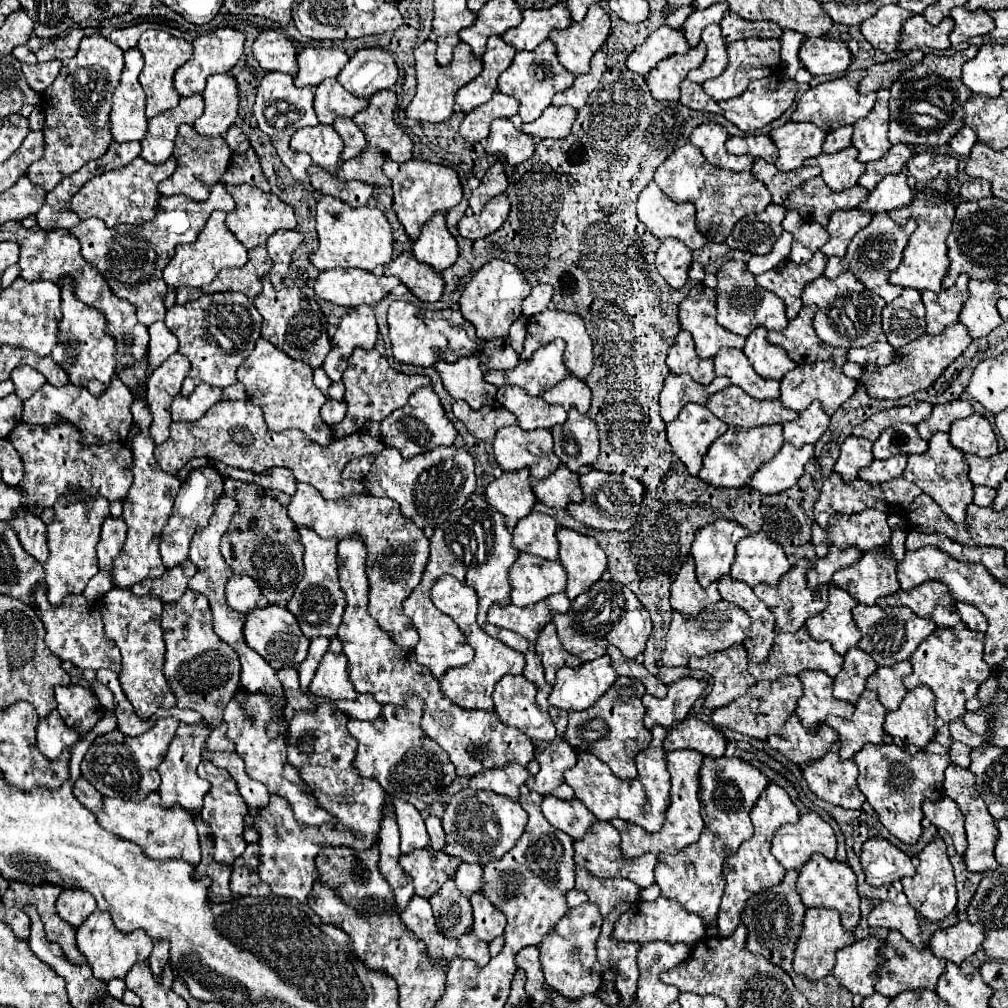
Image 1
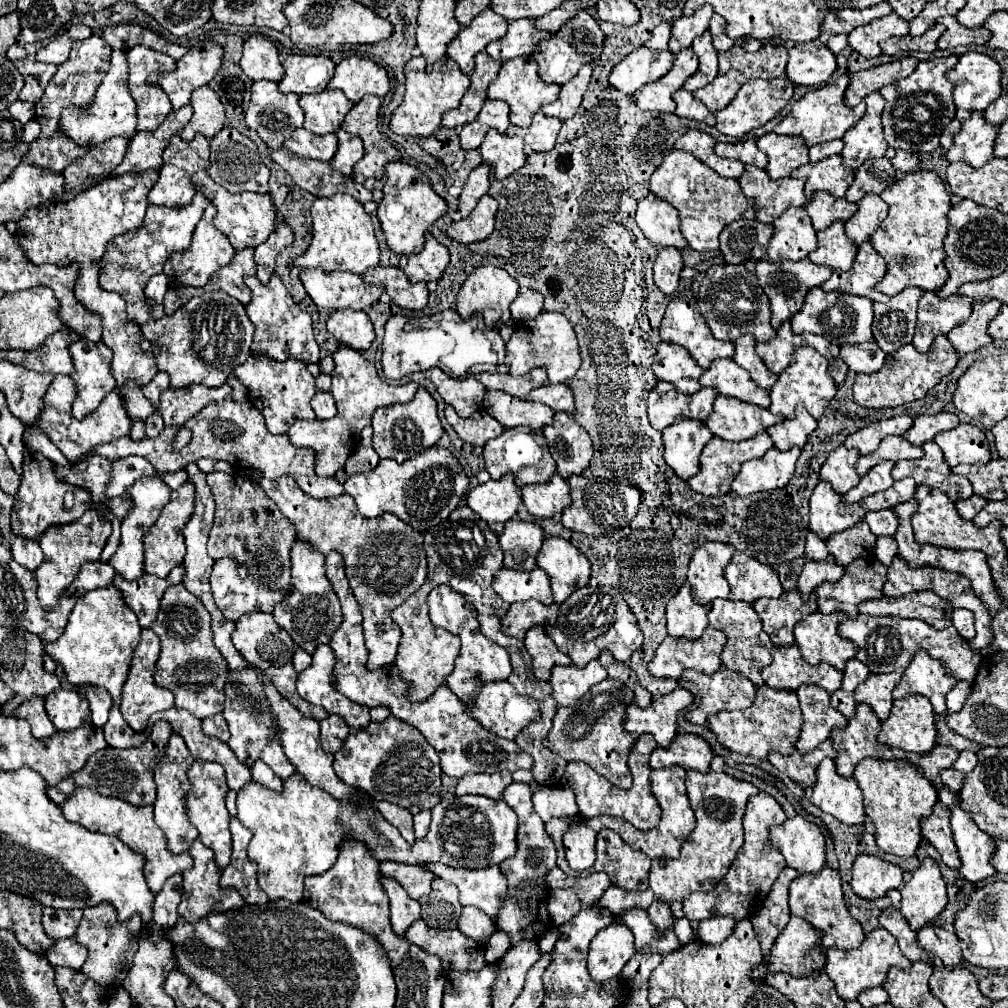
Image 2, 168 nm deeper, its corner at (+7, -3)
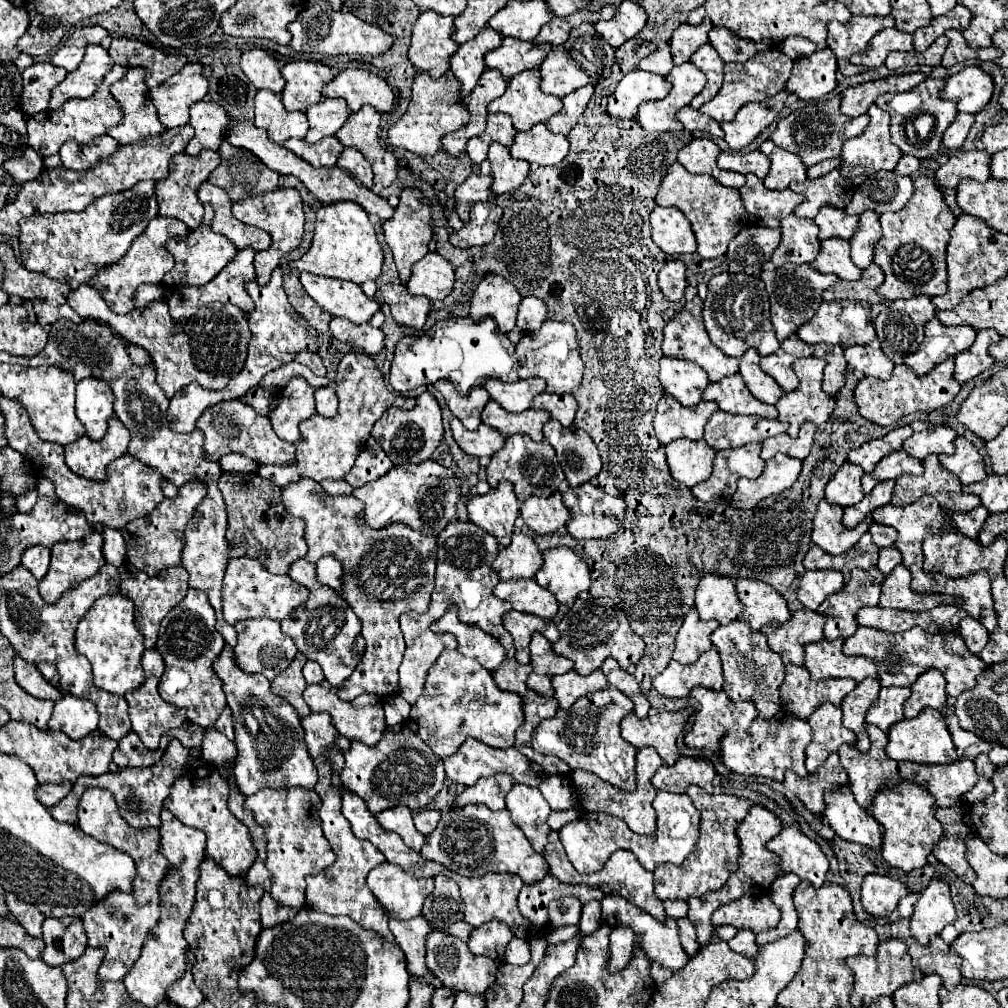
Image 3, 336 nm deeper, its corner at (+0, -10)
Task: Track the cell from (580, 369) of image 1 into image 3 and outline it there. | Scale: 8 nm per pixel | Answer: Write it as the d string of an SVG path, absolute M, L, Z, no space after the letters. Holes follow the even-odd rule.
M547 319L539 331L525 333L515 351L519 365L519 377L541 377L547 381L547 393L573 393L579 387L583 375L583 361L579 357L579 343L571 323L559 323Z

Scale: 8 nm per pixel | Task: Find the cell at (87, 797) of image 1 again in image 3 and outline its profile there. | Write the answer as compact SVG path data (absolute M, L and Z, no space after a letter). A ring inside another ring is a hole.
M43 783L43 785L39 785L35 789L35 795L37 795L37 799L45 807L53 807L53 805L57 805L71 791L71 787L73 787L71 783L59 783L59 785L55 785L55 783Z

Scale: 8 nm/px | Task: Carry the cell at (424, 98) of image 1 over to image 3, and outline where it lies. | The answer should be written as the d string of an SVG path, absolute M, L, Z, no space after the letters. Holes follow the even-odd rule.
M449 71L441 79L431 79L427 73L419 73L413 81L413 97L405 115L389 129L389 143L403 147L415 155L435 155L441 149L441 137L453 133L469 123L467 107L459 99L459 81Z

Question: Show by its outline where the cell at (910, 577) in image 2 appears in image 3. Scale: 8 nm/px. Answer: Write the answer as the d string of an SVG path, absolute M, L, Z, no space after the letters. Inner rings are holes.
M897 565L891 575L885 577L881 585L881 599L879 607L885 609L901 609L901 611L927 611L937 605L953 603L957 605L955 597L947 595L919 595L911 591L911 573L905 565Z

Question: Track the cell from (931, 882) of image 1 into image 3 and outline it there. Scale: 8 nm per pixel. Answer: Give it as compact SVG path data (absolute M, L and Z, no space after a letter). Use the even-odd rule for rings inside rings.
M933 879L929 887L921 893L913 917L911 917L911 937L923 945L929 943L931 935L939 935L945 925L957 919L949 887Z

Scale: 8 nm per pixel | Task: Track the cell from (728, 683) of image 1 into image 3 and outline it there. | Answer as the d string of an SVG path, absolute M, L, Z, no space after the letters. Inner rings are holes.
M695 687L695 691L691 691L691 697L699 701L701 711L695 713L695 723L693 723L691 731L683 739L687 747L709 749L709 751L717 753L719 751L719 743L721 743L721 739L723 739L723 735L727 731L747 729L753 723L753 719L757 717L757 709L755 709L755 705L751 701L731 701L723 691L715 693L715 691L705 689L705 687Z

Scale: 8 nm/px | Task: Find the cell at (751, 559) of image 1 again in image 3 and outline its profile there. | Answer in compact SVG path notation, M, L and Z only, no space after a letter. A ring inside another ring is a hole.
M739 579L735 583L739 601L745 605L743 619L751 629L761 629L763 625L783 625L791 613L785 599L763 581Z

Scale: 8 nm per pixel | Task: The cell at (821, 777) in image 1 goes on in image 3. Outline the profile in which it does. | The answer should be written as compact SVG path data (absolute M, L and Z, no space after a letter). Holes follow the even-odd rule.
M839 787L839 791L829 791L825 795L825 817L831 829L845 841L853 841L871 849L881 847L881 827L879 823L857 805L849 787Z

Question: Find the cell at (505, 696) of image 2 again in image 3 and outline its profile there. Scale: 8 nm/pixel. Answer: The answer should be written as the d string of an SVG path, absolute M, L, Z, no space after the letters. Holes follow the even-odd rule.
M457 649L443 651L443 655L439 655L439 659L431 665L431 671L427 673L425 691L417 699L417 703L411 707L411 715L407 719L407 727L415 735L419 735L433 749L433 753L437 753L439 759L451 757L461 747L461 743L467 737L479 739L479 741L487 743L489 747L509 749L515 743L515 731L517 731L517 727L521 723L523 723L523 703L521 703L521 697L517 693L501 691L493 683L491 673L483 665L475 663L475 659L463 657Z

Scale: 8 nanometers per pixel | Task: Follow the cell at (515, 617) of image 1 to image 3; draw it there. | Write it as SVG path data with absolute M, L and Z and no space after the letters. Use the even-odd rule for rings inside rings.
M513 609L503 617L503 627L513 637L515 659L521 665L529 663L529 641L531 641L531 635L535 631L539 631L551 643L559 641L559 631L557 631L557 625L553 621L545 621L545 619L539 619L535 615L519 613L519 611L513 611Z

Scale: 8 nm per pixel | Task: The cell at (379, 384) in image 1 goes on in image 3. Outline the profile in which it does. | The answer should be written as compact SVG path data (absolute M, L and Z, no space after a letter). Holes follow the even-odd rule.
M347 353L337 369L337 397L339 409L335 417L311 417L299 423L301 439L295 443L295 463L275 467L259 465L259 475L273 481L279 487L295 483L299 479L343 479L353 467L359 451L363 451L375 421L387 411L387 407L401 401L401 409L413 409L415 399L395 399L395 393L387 389L383 373L377 369L375 361L367 353Z

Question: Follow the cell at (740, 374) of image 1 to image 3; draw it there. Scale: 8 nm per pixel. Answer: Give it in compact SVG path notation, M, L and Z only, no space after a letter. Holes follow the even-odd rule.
M731 375L717 383L709 383L703 391L703 401L715 401L721 411L733 415L755 415L765 419L777 419L777 409L755 399L743 383L743 377Z

